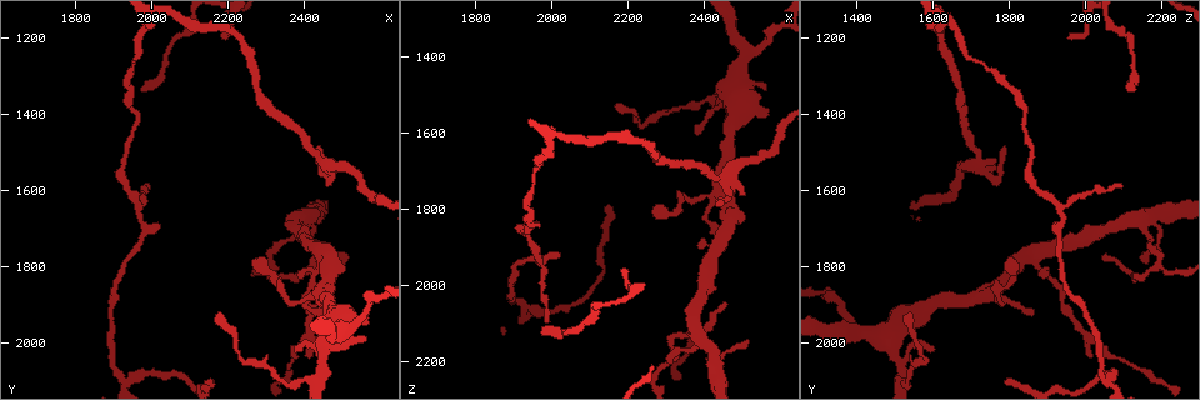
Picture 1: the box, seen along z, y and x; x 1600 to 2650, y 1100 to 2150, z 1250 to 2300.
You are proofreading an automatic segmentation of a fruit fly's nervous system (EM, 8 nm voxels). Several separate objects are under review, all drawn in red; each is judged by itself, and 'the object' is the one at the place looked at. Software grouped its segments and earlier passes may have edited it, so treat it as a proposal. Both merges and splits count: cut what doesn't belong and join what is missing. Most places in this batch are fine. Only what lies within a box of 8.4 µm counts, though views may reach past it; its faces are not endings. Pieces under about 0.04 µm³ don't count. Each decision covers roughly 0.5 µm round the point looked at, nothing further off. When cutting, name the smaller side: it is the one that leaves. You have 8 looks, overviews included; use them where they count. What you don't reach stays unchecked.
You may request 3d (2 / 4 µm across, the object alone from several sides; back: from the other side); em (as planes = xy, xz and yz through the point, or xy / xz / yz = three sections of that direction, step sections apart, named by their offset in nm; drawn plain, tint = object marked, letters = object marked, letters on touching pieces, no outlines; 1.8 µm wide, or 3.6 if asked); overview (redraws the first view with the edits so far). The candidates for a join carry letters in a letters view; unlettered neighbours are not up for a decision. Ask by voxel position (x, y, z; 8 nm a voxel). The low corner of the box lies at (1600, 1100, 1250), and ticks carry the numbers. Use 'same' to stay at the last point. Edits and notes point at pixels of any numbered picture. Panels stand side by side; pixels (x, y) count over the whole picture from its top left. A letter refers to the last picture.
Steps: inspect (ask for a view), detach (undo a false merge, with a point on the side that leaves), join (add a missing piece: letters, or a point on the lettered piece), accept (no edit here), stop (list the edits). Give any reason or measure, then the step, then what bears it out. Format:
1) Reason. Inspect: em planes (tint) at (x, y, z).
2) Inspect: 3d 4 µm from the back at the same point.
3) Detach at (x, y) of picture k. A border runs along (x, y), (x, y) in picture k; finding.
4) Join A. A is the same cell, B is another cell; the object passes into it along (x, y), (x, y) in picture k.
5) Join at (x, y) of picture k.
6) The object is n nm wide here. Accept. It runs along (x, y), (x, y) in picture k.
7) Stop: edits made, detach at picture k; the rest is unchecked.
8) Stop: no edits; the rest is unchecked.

Free end. Inspect: em xz step 4 (letters) at (2565, 1990, 1475).

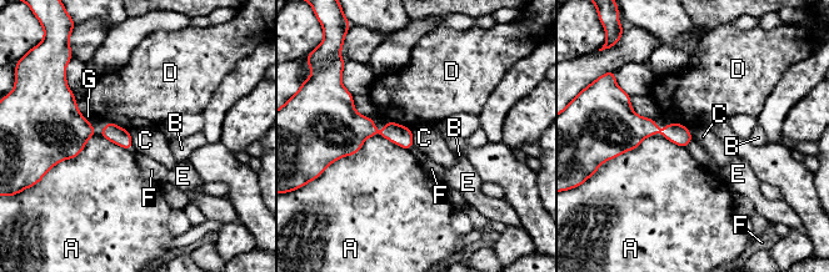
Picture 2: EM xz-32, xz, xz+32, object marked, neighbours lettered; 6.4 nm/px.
Accept. A, B, C, D, E, F and G are other cells; a border runs along (129, 131), (133, 150) in picture 2; none of them fits.

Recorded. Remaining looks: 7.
An open end. Inspect: em 3.6 µm planes (letters) at (2500, 1540, 1760).

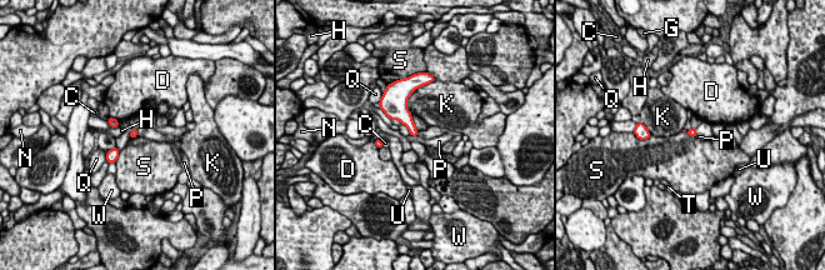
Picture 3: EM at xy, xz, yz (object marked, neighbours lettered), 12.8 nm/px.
Accept. C, D, G, H, K, N, P, Q, S, T, U and W are other cells; a border runs along (410, 134), (416, 136) in picture 3; no lettered piece goes on from it.

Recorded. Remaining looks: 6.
Tapers out. Inspect: 3d 2 µm from the back at (2465, 1785, 2045).

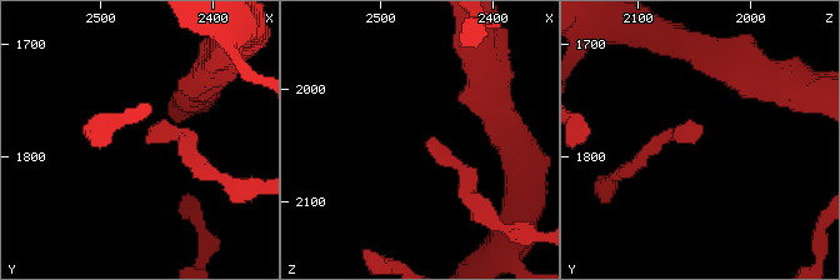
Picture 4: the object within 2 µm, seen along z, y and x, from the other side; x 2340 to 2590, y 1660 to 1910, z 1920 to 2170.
Inspect: em planes (letters) at (2462, 1790, 2052).

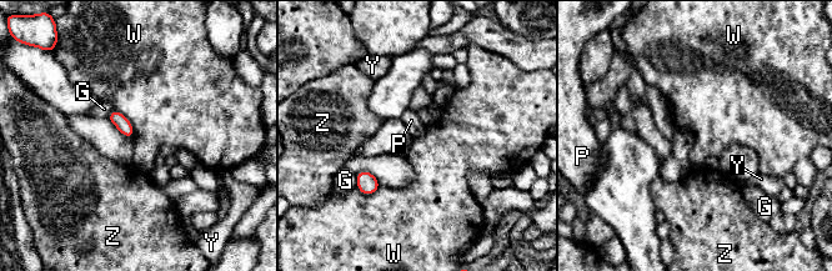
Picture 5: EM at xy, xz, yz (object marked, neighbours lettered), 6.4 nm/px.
The longest contact is with W, 220 nm. Accept. G, P, W, Y and Z are other cells; a border runs along (115, 109), (130, 123), (133, 137) in picture 5; no lettered piece goes on from it.

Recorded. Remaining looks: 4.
Stop: no edits; the rest is unchecked.

